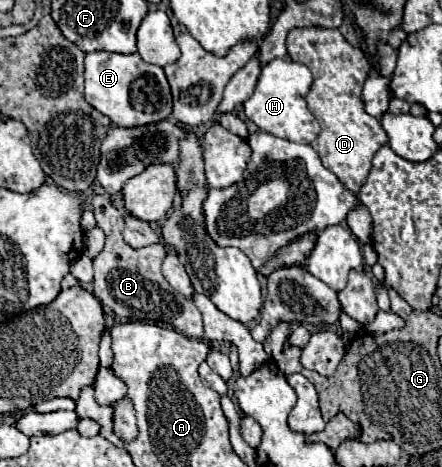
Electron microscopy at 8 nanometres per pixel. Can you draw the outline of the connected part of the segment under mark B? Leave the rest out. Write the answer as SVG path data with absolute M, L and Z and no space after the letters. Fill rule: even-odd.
M95 195L91 199L93 213L97 219L97 227L105 233L105 247L103 251L93 259L95 269L95 281L93 291L103 305L107 305L117 317L127 317L119 321L153 321L153 323L167 323L173 325L177 331L181 331L187 337L201 339L213 349L213 343L203 333L201 313L195 309L193 301L183 297L177 289L171 289L171 285L161 275L161 263L165 259L165 247L163 245L149 245L143 249L131 249L121 235L123 229L123 213L113 207L109 195Z

